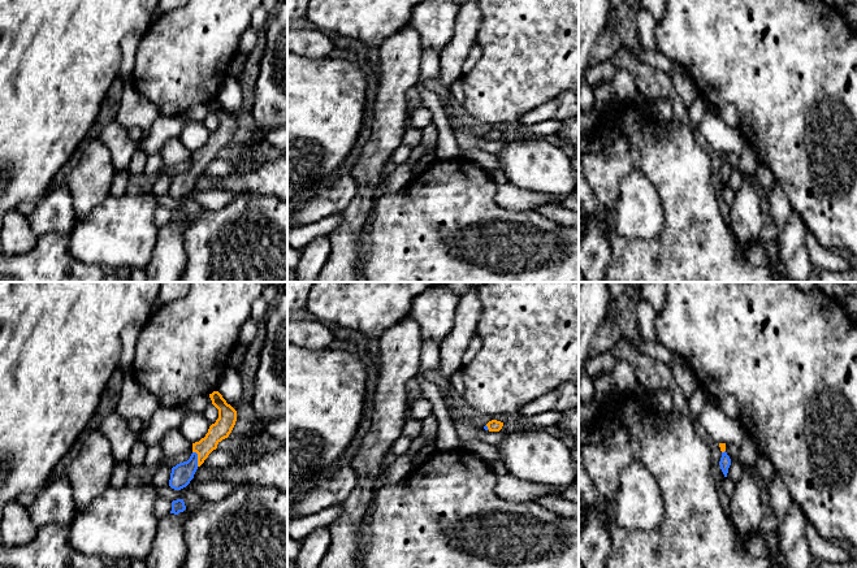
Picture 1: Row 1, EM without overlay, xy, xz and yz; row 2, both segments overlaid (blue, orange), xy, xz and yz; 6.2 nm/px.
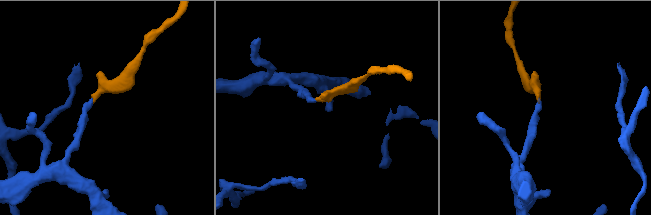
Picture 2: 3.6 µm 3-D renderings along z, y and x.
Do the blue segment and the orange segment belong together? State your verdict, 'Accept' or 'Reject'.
Accept

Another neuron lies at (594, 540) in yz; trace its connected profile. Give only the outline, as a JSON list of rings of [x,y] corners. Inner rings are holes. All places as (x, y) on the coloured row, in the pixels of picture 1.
[[[579,454],[579,499],[585,524],[579,534],[579,558],[584,568],[605,568],[610,551],[610,534],[598,512],[600,491],[585,472]]]

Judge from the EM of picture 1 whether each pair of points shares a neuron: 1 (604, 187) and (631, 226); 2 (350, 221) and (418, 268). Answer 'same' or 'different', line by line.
1: different
2: different

